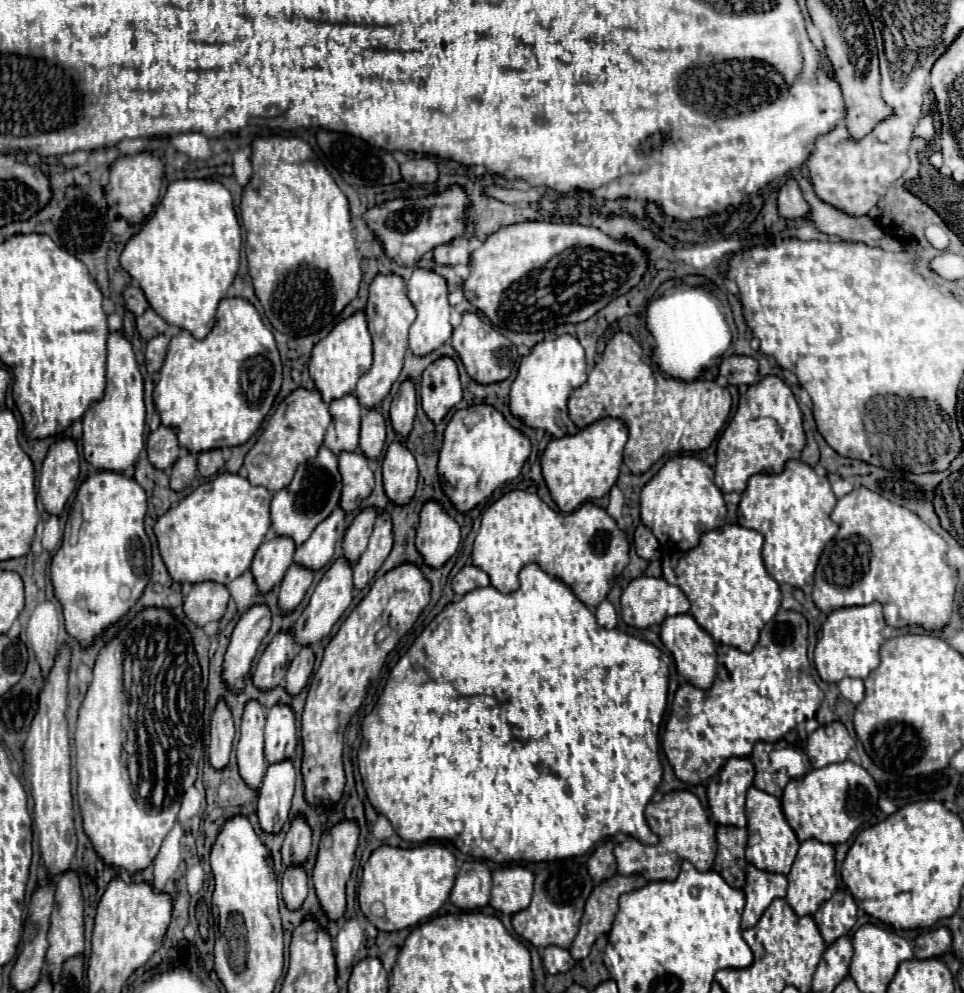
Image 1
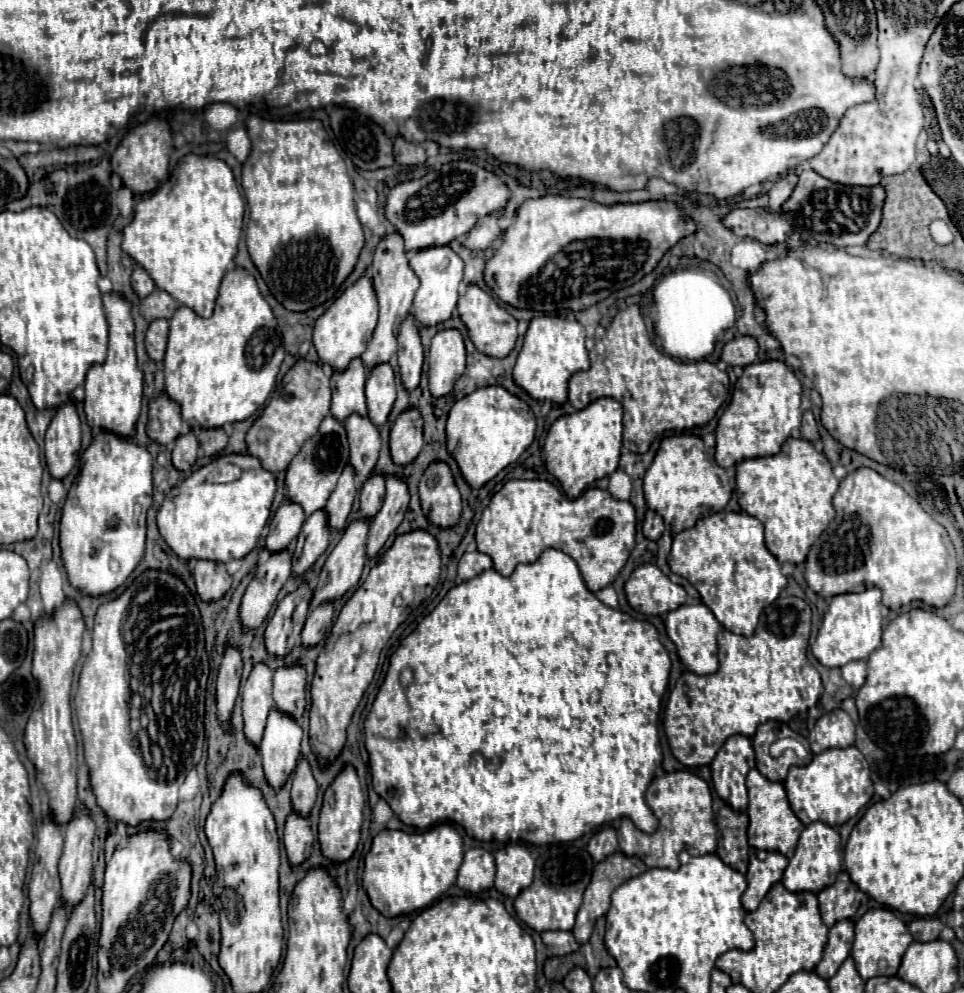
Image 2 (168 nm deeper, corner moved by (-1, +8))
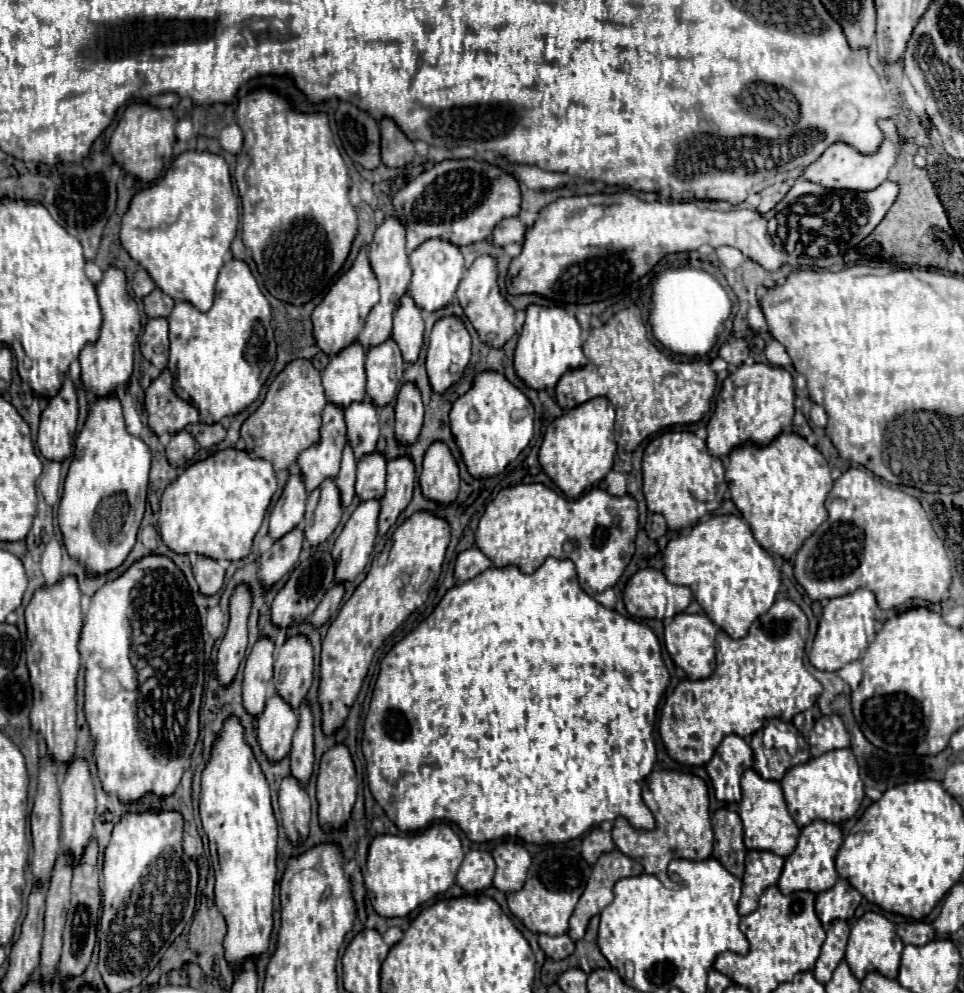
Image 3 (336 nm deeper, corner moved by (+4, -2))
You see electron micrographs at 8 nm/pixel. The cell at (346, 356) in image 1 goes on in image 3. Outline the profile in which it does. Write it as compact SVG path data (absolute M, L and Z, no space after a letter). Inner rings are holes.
M361 250L353 266L331 286L327 296L321 300L321 304L313 310L311 322L313 322L313 338L323 354L335 356L353 342L357 342L363 324L373 310L373 306L379 302L379 284L377 278L369 266L367 250Z

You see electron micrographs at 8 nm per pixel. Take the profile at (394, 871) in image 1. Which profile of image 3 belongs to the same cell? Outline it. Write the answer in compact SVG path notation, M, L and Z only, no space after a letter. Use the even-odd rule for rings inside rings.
M433 824L409 836L377 836L369 846L365 864L365 892L379 916L407 916L421 904L447 892L463 860L459 836L449 824Z

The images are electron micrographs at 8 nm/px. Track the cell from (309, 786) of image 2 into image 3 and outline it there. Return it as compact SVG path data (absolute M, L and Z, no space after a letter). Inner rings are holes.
M301 704L299 708L299 728L293 738L289 760L291 776L305 788L313 772L313 718L307 704Z

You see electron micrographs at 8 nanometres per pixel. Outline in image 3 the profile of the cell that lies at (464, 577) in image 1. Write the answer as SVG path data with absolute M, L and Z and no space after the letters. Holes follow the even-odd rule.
M465 550L457 556L457 562L455 562L455 580L459 582L465 582L465 580L471 580L475 578L477 574L485 572L487 568L491 568L491 560L481 552L481 550Z

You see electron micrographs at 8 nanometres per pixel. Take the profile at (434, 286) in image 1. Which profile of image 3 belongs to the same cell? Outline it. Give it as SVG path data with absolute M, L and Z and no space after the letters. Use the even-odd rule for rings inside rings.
M427 240L409 254L409 264L413 270L413 278L409 284L409 296L415 300L415 304L421 310L435 312L455 302L455 290L465 272L463 256L455 244L443 242L443 240Z

